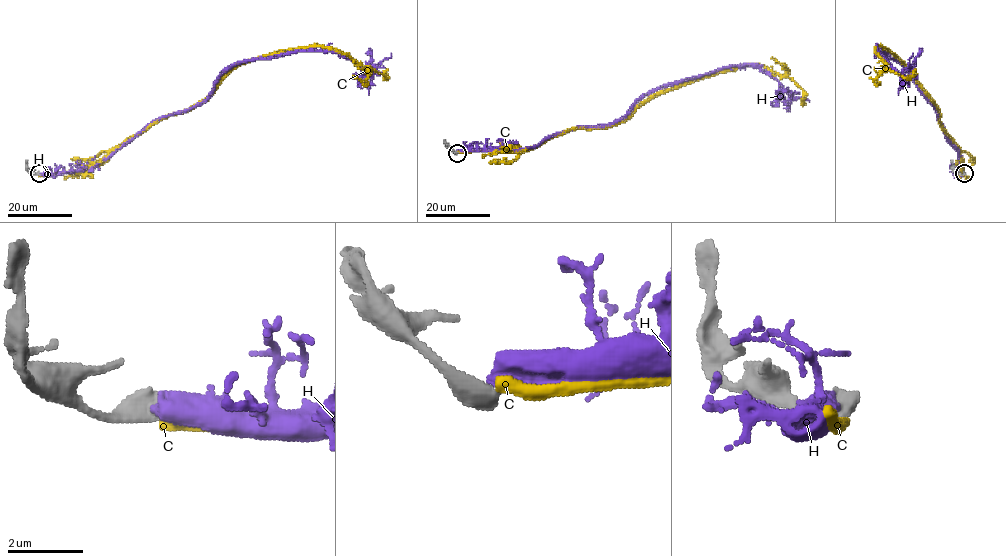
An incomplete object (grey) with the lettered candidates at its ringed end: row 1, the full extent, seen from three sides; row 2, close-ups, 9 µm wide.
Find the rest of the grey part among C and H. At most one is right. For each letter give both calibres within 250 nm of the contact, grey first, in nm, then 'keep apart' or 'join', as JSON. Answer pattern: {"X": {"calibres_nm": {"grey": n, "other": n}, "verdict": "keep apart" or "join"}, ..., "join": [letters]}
{"C": {"calibres_nm": {"grey": 600, "other": 360}, "verdict": "keep apart"}, "H": {"calibres_nm": {"grey": 600, "other": 550}, "verdict": "keep apart"}, "join": []}

